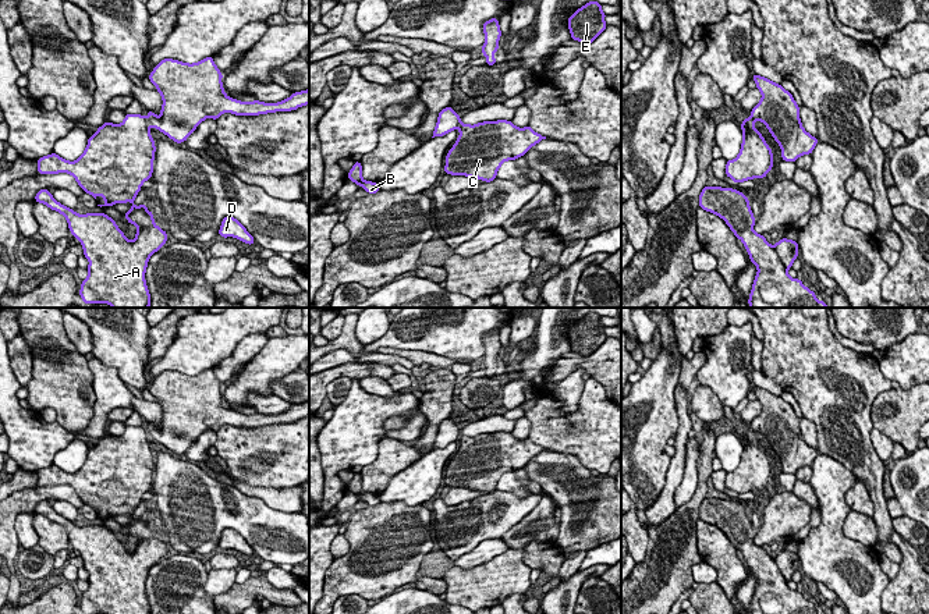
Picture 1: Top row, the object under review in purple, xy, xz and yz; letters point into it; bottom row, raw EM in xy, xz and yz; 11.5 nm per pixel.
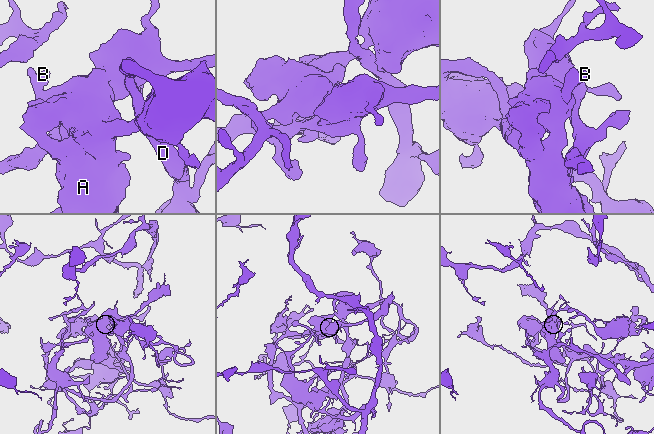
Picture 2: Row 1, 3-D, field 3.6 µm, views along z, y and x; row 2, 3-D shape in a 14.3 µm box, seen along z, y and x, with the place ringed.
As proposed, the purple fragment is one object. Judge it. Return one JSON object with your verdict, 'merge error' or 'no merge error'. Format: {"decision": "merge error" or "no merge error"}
{"decision": "merge error"}

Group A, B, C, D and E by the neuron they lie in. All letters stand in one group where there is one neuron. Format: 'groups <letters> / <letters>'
groups A B D E / C

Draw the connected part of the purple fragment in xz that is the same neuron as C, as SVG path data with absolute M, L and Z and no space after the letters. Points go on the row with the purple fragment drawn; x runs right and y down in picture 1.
M483 121L475 125L460 124L460 136L446 156L444 173L467 175L490 182L504 162L524 156L533 145L546 136L535 132L529 125L518 128L513 121Z

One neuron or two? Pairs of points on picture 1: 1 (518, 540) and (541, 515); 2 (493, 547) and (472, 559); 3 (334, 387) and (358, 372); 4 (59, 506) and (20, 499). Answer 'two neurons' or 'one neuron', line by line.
1: one neuron
2: one neuron
3: two neurons
4: two neurons

